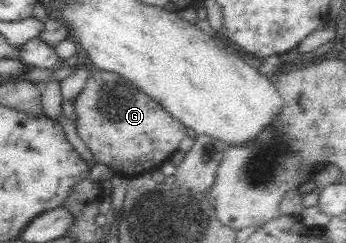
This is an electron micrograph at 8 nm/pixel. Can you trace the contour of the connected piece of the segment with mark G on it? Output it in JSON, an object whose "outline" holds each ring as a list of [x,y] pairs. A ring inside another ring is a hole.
{"outline":[[[94,70],[72,105],[78,116],[78,137],[90,149],[97,163],[109,166],[114,173],[120,175],[140,175],[157,169],[180,149],[181,141],[186,136],[186,128],[180,121],[170,116],[155,99],[143,94],[134,83],[116,72]]]}

